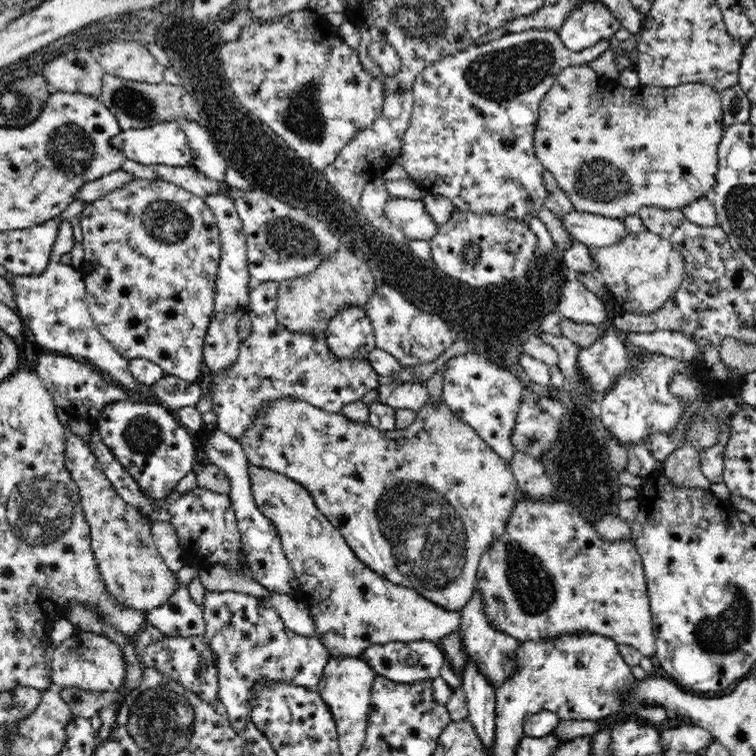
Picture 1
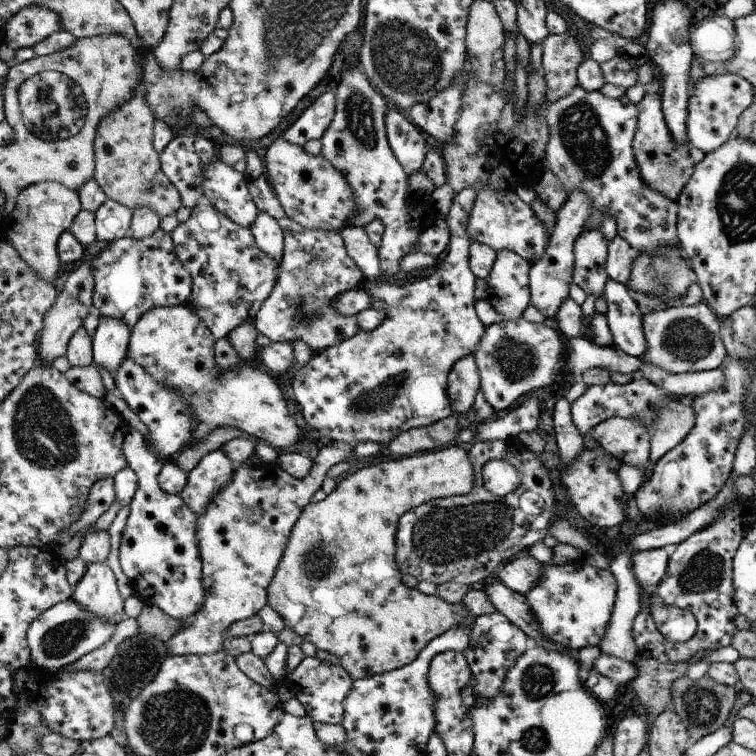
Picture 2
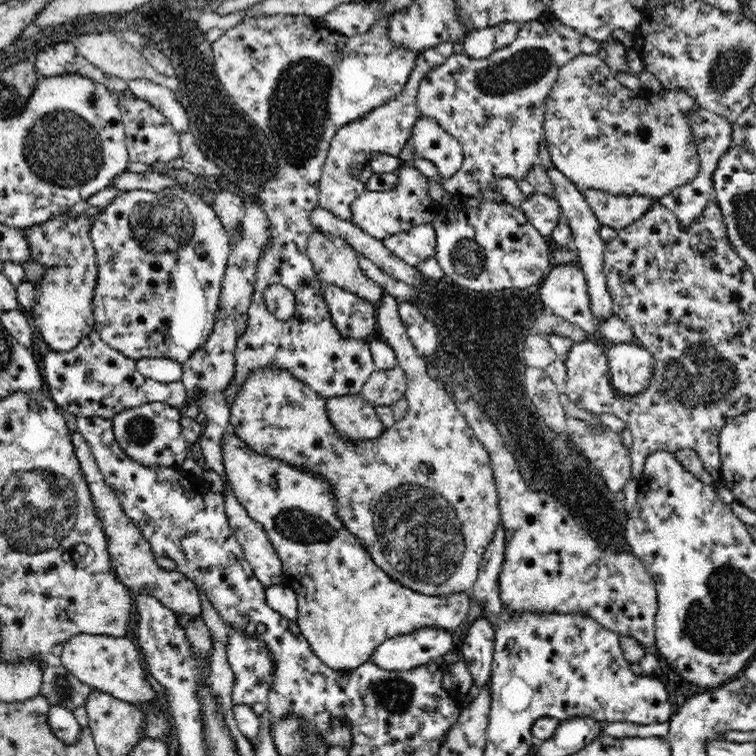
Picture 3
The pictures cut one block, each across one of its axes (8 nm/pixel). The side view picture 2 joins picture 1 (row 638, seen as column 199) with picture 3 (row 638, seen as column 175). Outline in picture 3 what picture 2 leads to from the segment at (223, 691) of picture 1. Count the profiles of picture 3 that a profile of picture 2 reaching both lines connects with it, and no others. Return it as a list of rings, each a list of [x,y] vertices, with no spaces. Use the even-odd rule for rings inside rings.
[[[228,628],[226,656],[228,656],[228,664],[234,672],[232,704],[250,706],[258,718],[266,716],[268,714],[268,694],[276,682],[276,658],[270,654],[270,648],[244,628]]]

